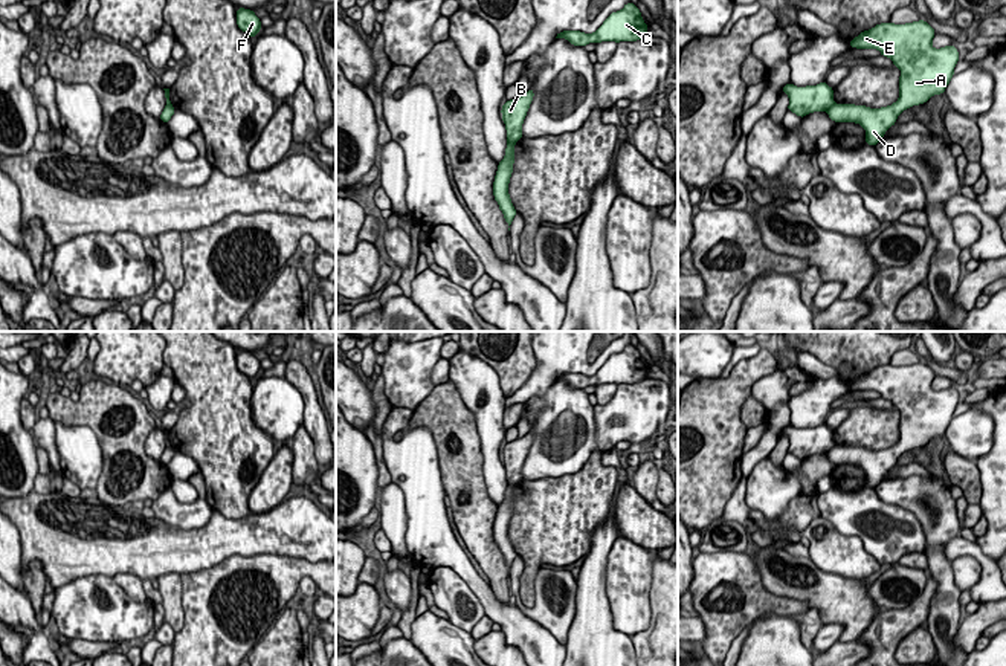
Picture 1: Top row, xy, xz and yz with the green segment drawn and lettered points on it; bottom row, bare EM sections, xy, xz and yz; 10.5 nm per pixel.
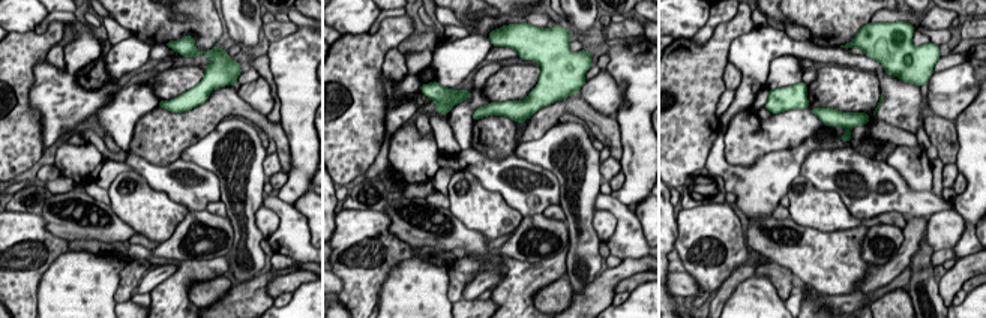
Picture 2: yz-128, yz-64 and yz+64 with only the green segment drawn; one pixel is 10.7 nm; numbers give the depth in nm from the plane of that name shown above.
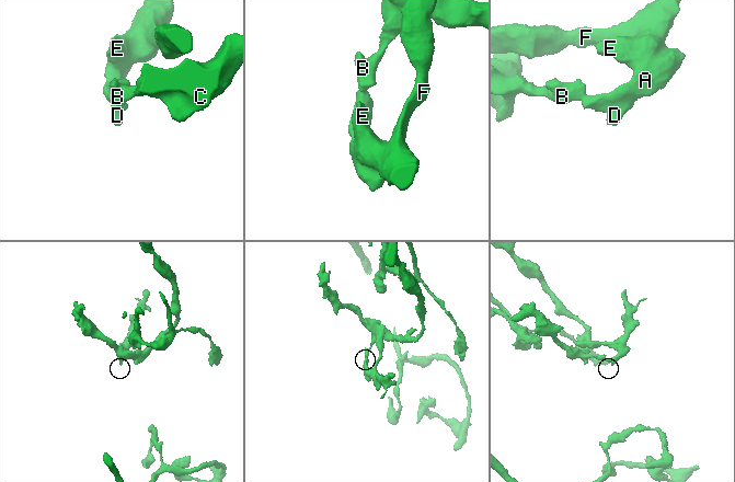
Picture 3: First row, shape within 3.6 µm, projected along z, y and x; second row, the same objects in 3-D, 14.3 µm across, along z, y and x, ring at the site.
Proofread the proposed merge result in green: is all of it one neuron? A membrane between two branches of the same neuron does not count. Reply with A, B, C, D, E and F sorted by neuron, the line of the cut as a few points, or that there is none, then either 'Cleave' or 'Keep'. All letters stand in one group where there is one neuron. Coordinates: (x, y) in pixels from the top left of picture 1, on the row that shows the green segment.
Groups: A D E F / B C. Split along yz (834, 103), (826, 110). Cleave

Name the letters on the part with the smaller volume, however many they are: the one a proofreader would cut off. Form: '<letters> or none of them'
A, D, E, F

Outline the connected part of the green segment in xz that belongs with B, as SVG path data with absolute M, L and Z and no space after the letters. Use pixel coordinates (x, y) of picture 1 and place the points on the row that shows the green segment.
M530 89L527 93L507 101L502 108L502 121L507 130L508 144L516 144L522 137L522 124L533 101L534 92Z

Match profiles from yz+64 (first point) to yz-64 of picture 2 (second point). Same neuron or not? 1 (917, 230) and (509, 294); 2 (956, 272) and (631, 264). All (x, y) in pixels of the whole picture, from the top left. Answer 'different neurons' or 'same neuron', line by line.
1: same neuron
2: same neuron

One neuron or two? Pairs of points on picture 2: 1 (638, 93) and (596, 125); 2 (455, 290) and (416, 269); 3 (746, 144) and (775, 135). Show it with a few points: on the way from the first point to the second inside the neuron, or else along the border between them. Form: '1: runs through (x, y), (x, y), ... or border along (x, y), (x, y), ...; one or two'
1: border along (614, 116), (623, 150); two
2: border along (447, 269), (447, 297), (452, 302); two
3: runs through (754, 137), (767, 135); one

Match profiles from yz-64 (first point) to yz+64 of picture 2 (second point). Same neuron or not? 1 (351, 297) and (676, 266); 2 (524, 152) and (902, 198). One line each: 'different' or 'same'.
1: different
2: different

